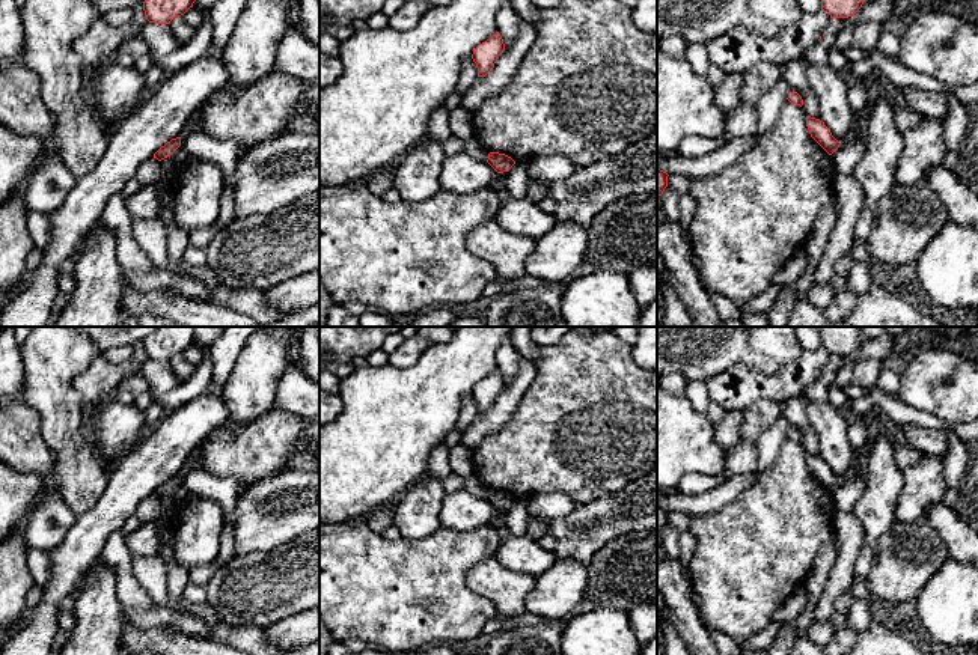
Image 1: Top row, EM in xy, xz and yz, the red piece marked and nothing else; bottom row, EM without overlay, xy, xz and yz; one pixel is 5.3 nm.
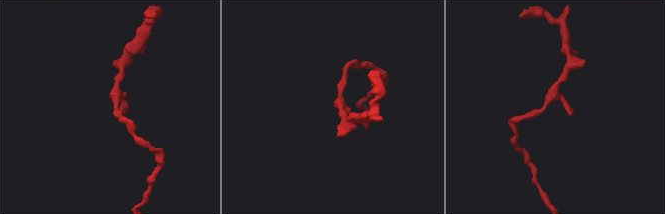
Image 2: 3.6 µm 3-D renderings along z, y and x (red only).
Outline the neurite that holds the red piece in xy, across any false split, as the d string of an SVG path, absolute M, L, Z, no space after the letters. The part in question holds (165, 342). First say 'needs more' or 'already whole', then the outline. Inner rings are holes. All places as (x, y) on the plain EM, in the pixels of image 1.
already whole | M158 327L143 339L143 348L149 360L170 361L193 345L194 339L193 327Z

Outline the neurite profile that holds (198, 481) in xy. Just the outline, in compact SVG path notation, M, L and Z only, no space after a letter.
M194 453L181 473L181 483L191 495L203 497L215 501L223 512L223 530L219 541L219 554L215 563L219 566L226 565L234 553L234 524L235 507L240 492L240 483L235 477L215 476L206 471L197 461Z

